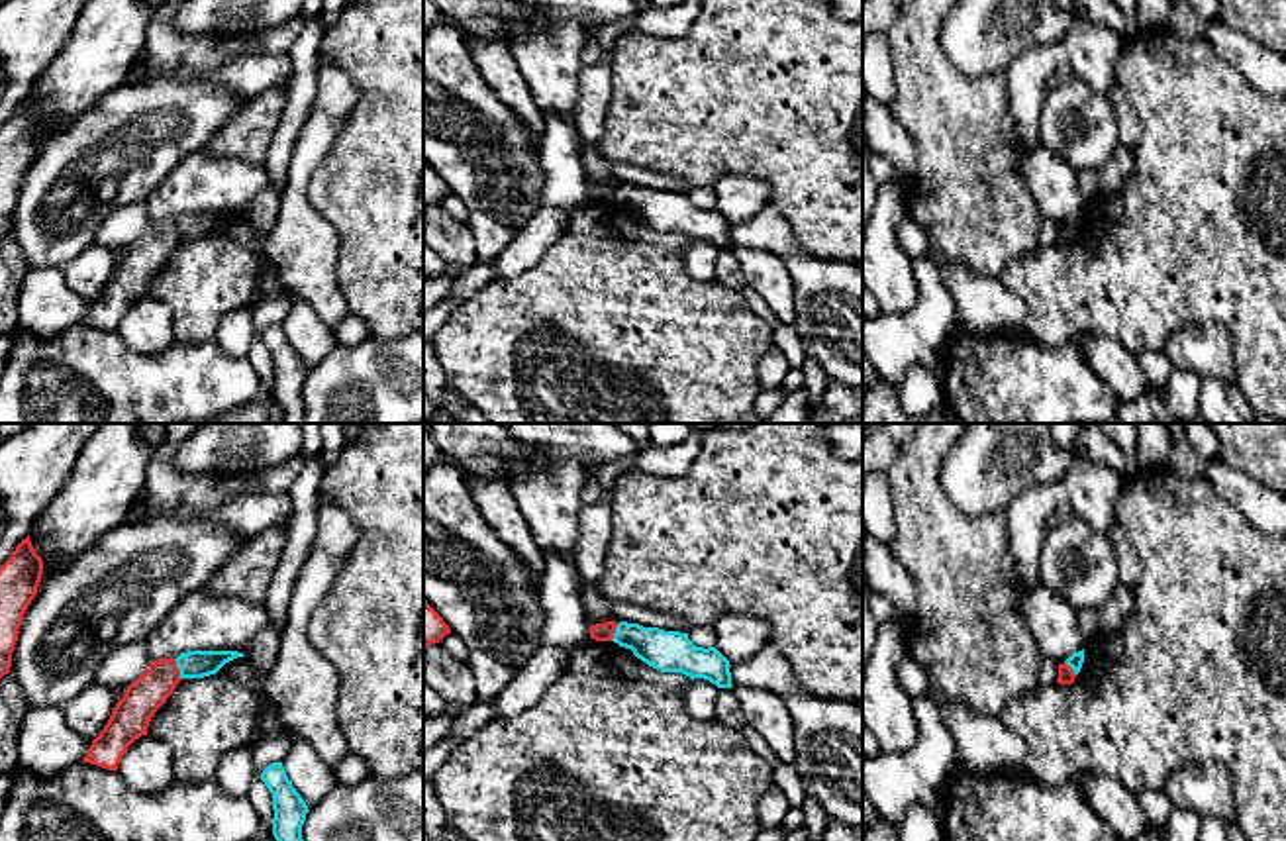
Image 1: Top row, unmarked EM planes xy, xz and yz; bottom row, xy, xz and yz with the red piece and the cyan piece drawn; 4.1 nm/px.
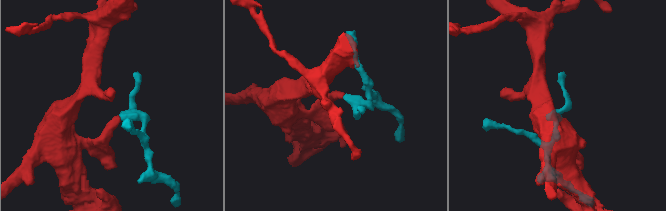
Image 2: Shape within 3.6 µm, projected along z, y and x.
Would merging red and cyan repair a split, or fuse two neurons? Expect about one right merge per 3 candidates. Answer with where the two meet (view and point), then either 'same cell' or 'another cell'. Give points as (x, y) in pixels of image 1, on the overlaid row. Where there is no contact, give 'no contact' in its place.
meets red in xy at (177, 669); another cell

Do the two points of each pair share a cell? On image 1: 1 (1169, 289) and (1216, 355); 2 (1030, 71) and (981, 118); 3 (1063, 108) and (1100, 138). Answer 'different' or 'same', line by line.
1: different
2: different
3: same

